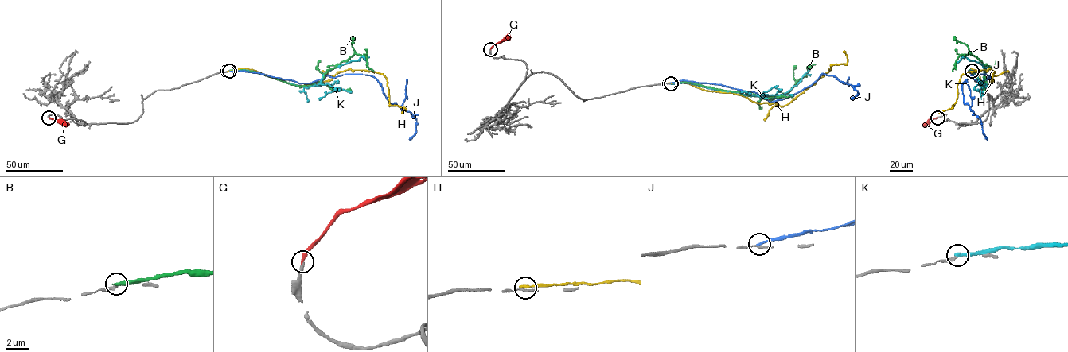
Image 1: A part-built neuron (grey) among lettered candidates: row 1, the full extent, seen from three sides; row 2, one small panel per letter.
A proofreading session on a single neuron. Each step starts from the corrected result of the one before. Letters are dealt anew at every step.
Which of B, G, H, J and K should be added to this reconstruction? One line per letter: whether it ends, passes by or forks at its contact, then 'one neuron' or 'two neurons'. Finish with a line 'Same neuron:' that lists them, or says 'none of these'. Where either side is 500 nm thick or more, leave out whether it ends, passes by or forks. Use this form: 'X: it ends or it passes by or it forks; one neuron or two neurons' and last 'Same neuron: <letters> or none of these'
B: it ends; two neurons
G: it ends; one neuron
H: it ends; two neurons
J: it ends; two neurons
K: it ends; two neurons
Same neuron: G

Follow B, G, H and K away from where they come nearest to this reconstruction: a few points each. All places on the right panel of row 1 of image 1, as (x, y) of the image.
B: (972, 71), (980, 86), (984, 86), (984, 82), (987, 83), (984, 65), (972, 54), (960, 55), (952, 71)
G: (937, 117), (924, 124)
H: (971, 71), (980, 75), (984, 86), (991, 84), (995, 71), (964, 73), (956, 102), (938, 113)
K: (972, 71), (983, 87), (984, 67), (964, 56), (956, 63)

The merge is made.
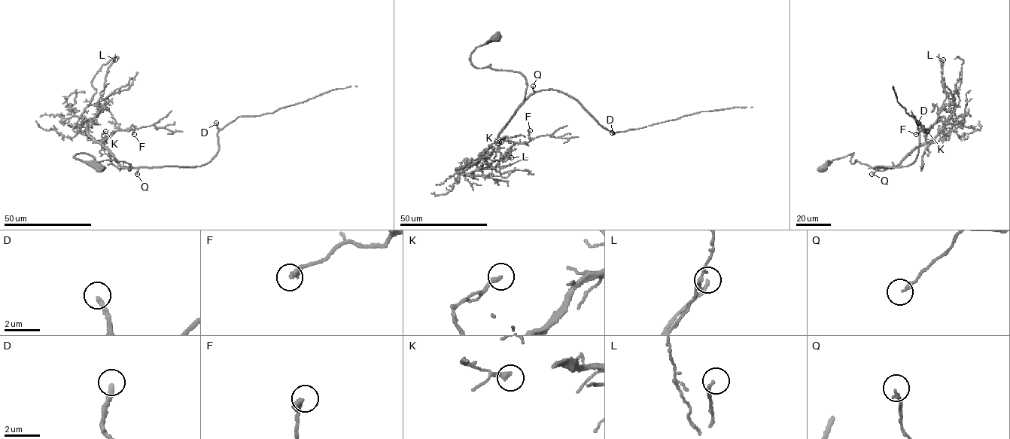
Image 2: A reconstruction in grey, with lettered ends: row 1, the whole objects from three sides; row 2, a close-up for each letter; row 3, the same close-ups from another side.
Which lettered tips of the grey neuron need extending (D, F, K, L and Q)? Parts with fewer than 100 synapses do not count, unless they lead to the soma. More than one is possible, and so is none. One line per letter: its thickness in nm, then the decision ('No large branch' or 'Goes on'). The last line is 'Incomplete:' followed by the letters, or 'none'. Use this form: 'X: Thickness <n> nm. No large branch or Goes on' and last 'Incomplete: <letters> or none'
D: Thickness 260 nm. Goes on
F: Thickness 320 nm. No large branch
K: Thickness 240 nm. No large branch
L: Thickness 150 nm. No large branch
Q: Thickness 170 nm. No large branch
Incomplete: D

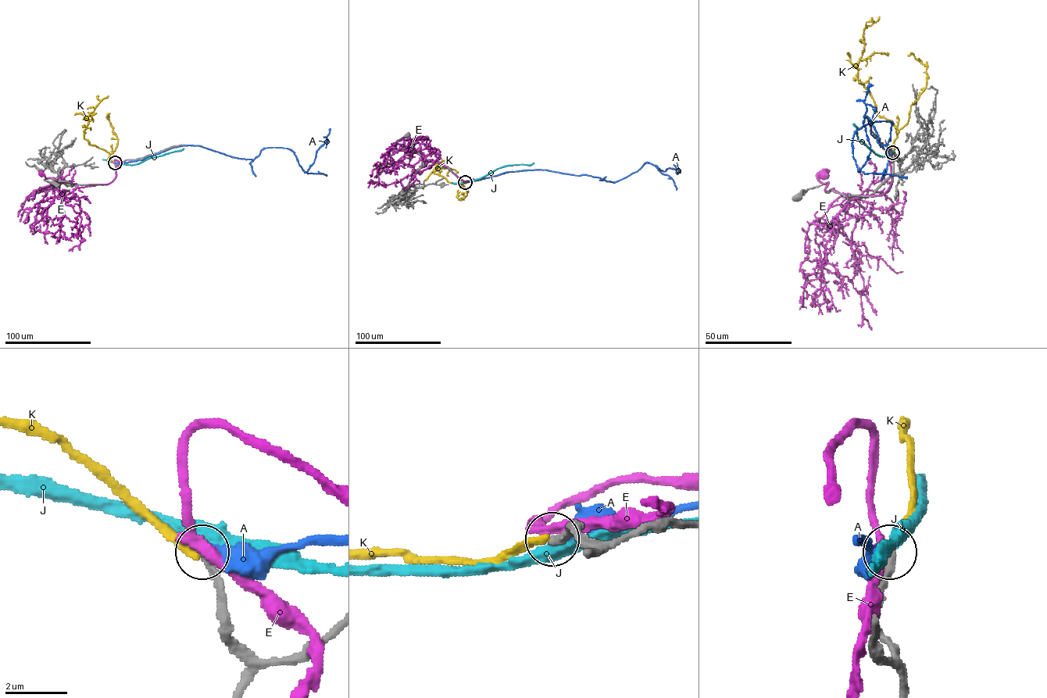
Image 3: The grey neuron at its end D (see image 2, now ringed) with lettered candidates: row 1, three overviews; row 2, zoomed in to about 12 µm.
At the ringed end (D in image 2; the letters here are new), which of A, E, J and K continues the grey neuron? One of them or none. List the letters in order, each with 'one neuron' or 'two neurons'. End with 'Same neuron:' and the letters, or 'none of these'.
A: two neurons
E: two neurons
J: two neurons
K: two neurons
Same neuron: none of these

